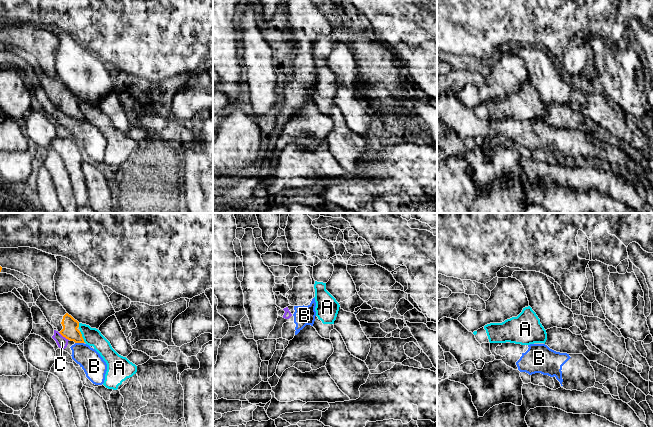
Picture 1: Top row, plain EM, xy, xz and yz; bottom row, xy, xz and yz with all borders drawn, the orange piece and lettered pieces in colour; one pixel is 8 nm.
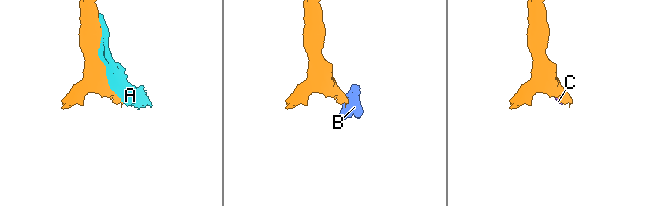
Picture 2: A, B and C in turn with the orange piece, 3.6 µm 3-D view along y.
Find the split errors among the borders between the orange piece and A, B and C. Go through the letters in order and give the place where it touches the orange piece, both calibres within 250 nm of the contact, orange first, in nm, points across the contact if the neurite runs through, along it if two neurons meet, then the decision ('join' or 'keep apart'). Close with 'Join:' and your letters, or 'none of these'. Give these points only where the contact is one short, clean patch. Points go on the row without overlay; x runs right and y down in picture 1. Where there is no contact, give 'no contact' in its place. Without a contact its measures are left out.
A: xy (82, 113) | 120/140 nm | keep apart
B: xy (79, 118) | 120/180 nm | along xy (75, 118), (83, 119) | keep apart
C: xy (63, 112) | 120/90 nm | along xy (58, 108), (68, 116) | keep apart
Join: none of these

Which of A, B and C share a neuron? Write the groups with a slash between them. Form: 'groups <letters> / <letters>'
groups A / B C

